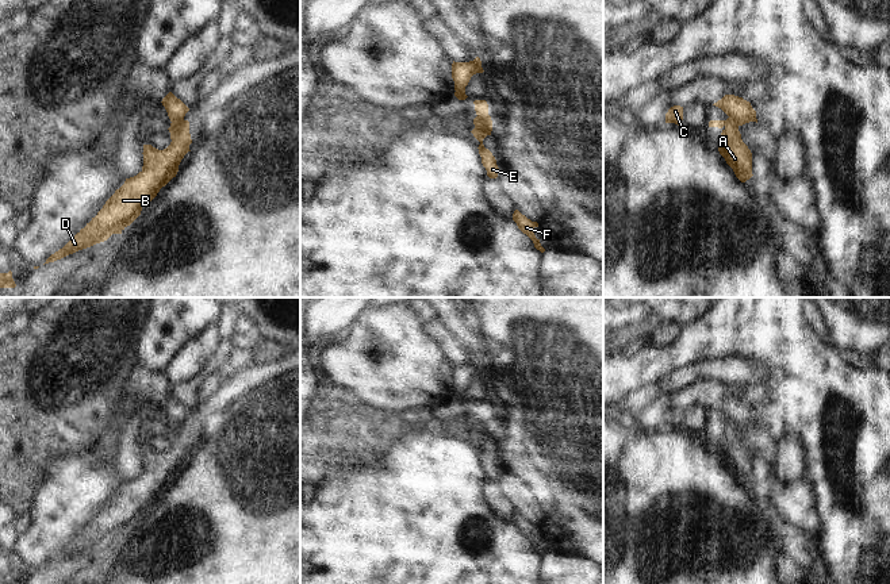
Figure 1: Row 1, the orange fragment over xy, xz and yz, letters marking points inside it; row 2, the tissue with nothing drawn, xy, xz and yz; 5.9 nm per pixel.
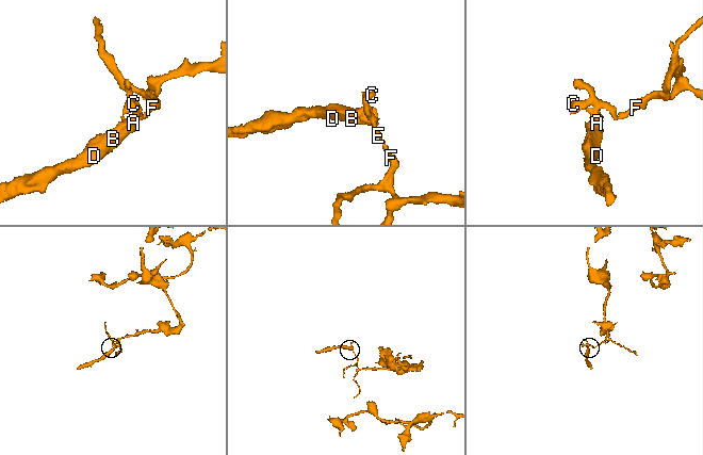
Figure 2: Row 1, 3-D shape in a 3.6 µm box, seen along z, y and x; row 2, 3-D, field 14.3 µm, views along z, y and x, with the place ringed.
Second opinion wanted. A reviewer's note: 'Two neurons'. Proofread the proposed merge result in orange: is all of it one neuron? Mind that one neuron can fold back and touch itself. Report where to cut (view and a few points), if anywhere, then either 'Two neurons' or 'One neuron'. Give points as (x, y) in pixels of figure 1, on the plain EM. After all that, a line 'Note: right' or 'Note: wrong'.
Split along xz (475, 429), (479, 429), (488, 437). Two neurons.
Note: right

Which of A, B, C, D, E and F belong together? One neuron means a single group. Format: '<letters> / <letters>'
A B D / C E F

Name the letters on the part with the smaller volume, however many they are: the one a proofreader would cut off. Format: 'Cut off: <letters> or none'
Cut off: A, B, D

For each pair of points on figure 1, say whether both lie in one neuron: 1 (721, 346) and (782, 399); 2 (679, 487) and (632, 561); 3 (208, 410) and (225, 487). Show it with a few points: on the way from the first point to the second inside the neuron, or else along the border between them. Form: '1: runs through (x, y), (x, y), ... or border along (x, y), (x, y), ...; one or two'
1: runs through (743, 346), (756, 346), (781, 371), (782, 377); one
2: runs through (660, 506), (655, 511), (644, 542); one
3: border along (237, 398), (206, 421); two

